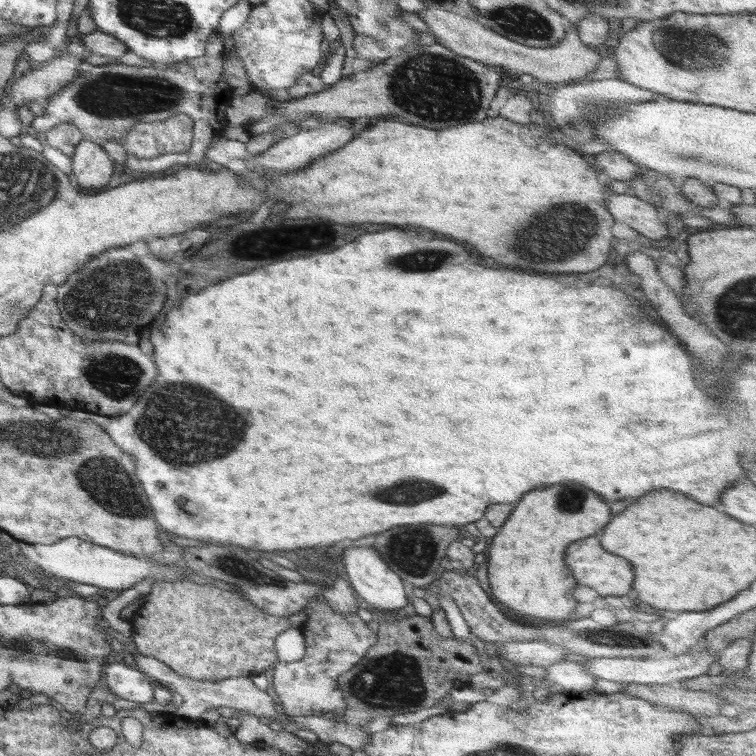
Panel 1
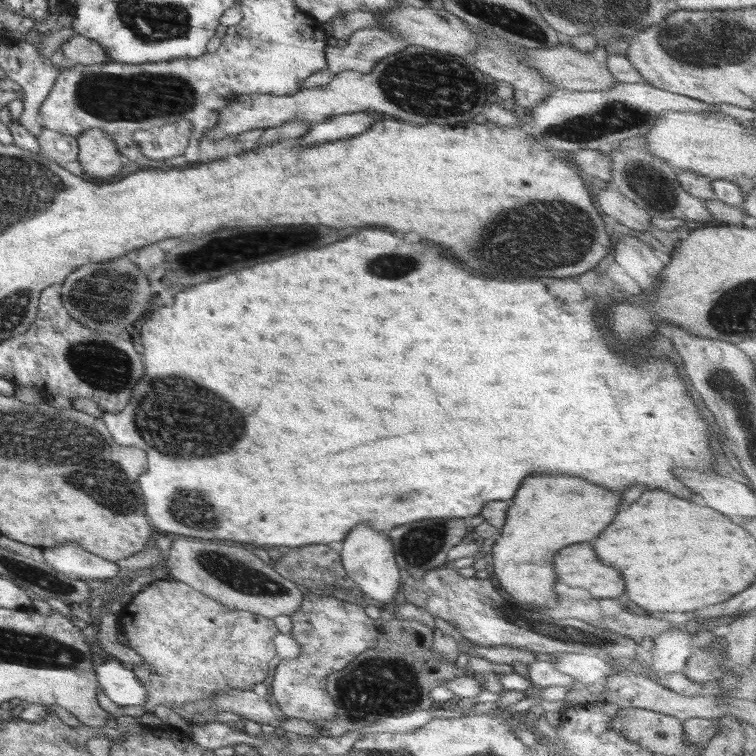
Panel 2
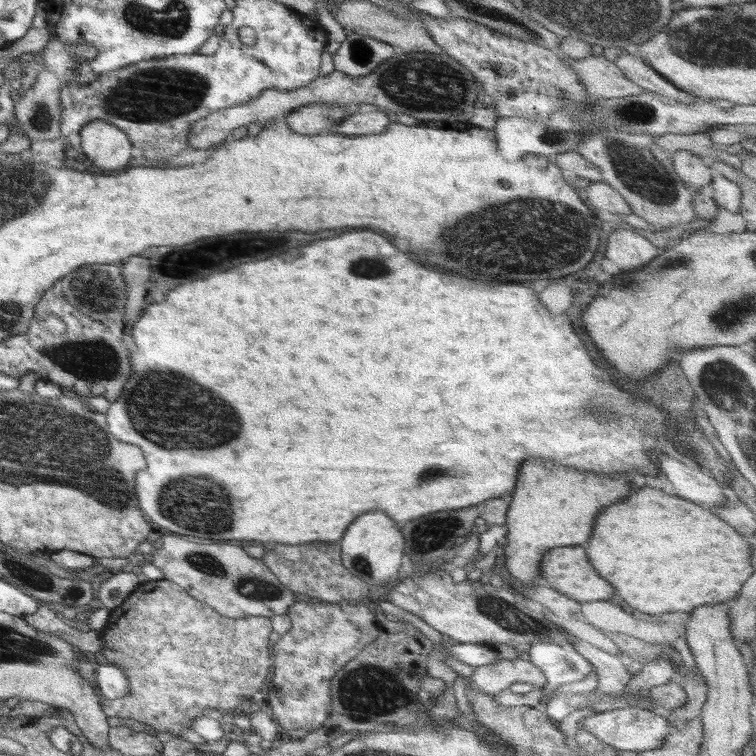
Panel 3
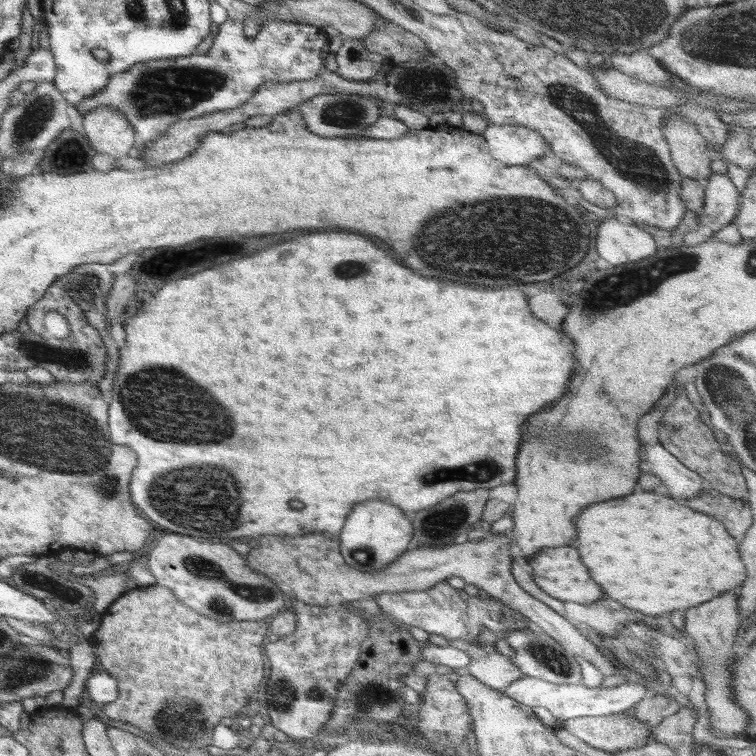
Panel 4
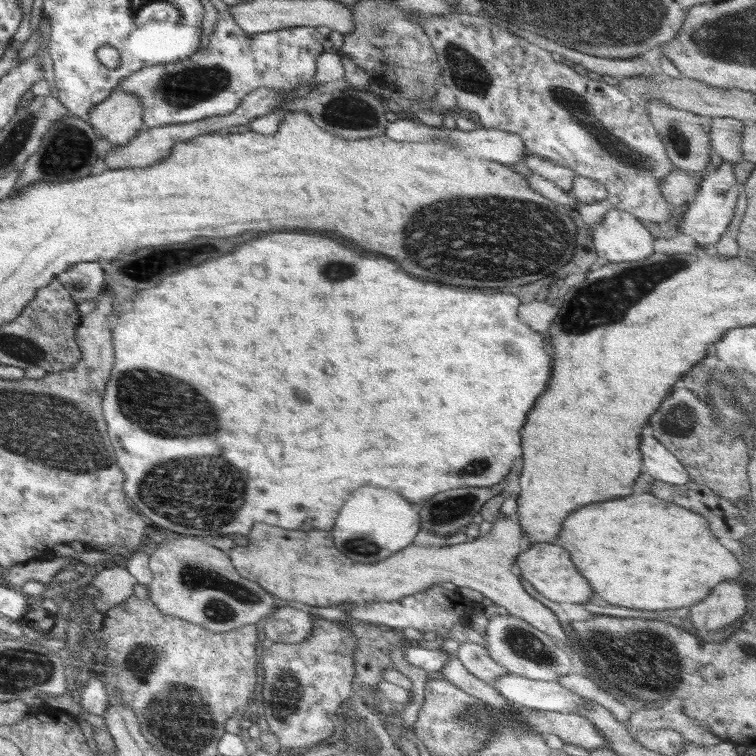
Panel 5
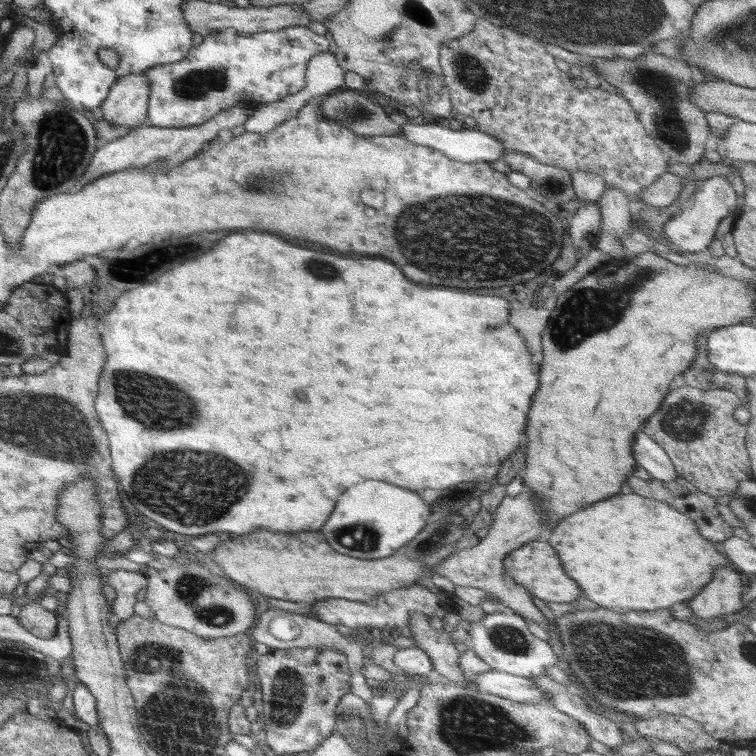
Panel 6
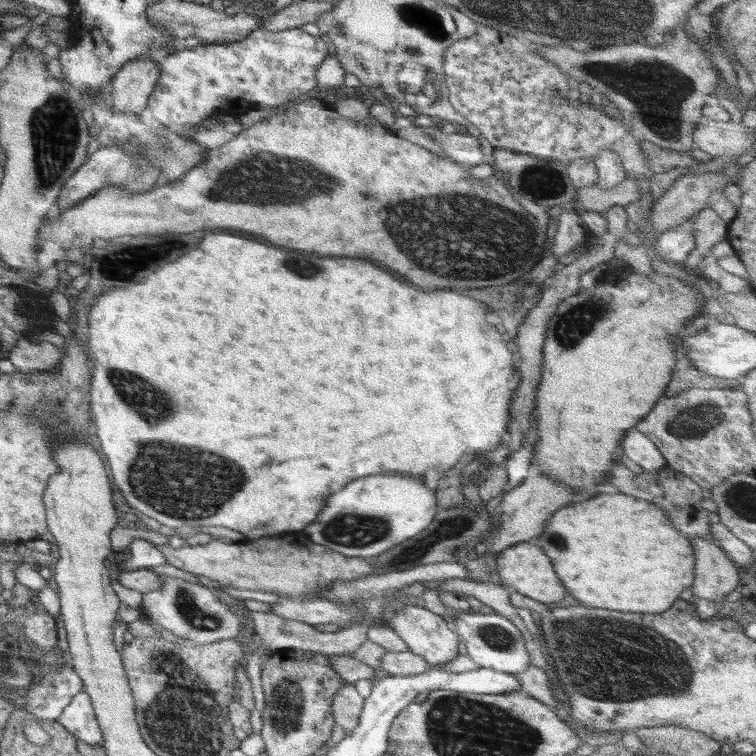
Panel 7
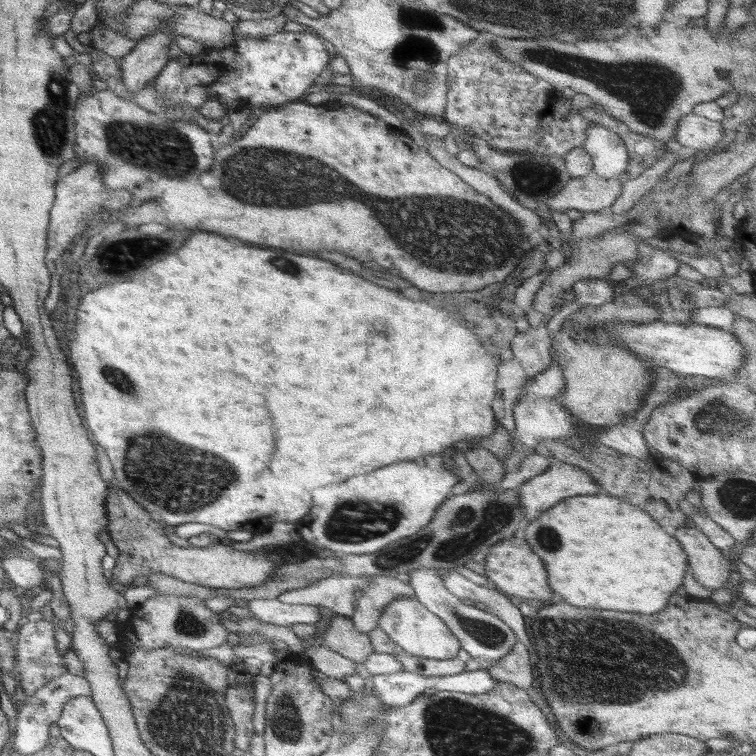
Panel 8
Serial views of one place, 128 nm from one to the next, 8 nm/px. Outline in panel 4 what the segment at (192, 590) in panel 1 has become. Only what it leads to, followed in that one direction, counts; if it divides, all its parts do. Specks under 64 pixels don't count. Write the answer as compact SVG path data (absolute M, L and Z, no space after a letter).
M154 584L132 589L121 597L118 597L106 610L100 614L100 626L91 634L90 643L98 648L97 669L105 670L110 676L113 676L118 683L118 696L114 702L104 703L100 712L105 713L108 719L123 721L140 728L142 731L154 736L160 737L167 743L172 743L178 749L205 749L212 746L212 731L220 723L222 718L236 718L249 707L249 696L256 694L262 678L264 678L264 667L268 665L264 655L263 642L269 634L269 623L267 619L232 622L218 624L211 618L206 618L198 614L195 610L188 608L183 602L177 600L175 594L169 588Z

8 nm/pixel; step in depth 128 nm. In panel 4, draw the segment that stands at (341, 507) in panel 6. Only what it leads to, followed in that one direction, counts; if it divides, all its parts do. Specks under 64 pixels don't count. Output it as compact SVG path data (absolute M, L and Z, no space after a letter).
M364 500L356 504L346 518L346 524L340 532L339 552L348 566L371 574L372 571L384 568L406 551L410 538L412 524L400 508L384 500Z

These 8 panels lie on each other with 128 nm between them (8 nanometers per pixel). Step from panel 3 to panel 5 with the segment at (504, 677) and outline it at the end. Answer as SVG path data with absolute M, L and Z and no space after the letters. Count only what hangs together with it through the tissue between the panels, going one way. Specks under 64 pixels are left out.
M466 641L459 645L455 655L474 676L485 683L490 684L491 680L508 673L504 666L490 658L487 650L480 644Z

